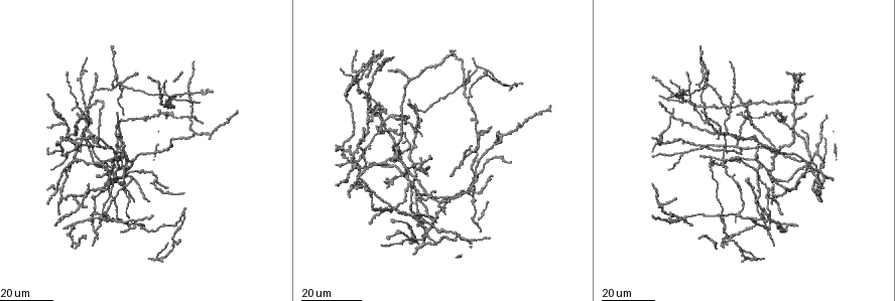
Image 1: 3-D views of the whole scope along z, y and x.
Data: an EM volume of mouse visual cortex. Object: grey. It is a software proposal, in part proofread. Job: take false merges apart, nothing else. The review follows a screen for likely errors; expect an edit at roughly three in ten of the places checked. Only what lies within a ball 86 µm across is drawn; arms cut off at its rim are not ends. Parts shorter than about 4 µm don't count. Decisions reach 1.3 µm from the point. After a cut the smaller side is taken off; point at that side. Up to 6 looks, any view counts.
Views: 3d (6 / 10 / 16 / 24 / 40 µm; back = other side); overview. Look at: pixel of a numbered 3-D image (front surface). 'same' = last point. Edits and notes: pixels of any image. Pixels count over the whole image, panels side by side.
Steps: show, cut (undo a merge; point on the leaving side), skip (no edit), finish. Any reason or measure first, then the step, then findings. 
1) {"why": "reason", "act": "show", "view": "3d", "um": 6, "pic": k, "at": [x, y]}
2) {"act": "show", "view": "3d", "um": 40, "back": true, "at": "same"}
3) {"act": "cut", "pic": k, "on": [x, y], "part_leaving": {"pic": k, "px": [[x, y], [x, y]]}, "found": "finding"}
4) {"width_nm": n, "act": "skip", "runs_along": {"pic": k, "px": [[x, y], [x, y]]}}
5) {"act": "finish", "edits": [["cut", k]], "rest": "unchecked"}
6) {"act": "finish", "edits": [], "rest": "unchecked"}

{"why": "two arms in line, one across", "act": "show", "view": "3d", "um": 24, "pic": 1, "at": [408, 239]}

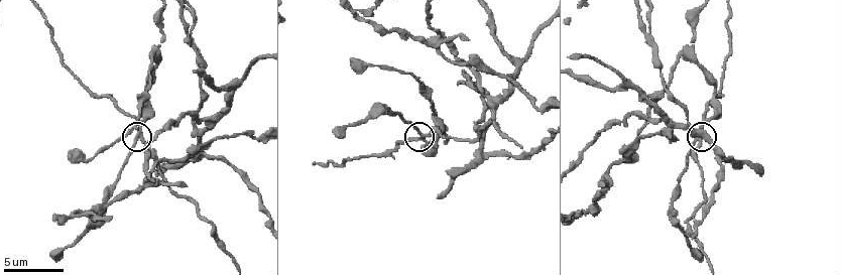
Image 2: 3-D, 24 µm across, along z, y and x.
{"why": "zoom in", "act": "show", "view": "3d", "um": 10, "pic": 2, "at": [138, 137]}

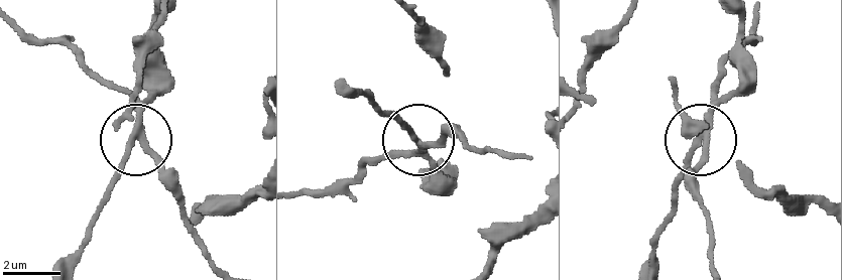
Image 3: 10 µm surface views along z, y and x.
{"act": "cut", "pic": 3, "on": [155, 160], "part_leaving": {"pic": 3, "px": [[422, 152], [392, 152], [342, 183], [298, 190]]}, "found": "two cells meet here"}

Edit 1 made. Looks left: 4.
{"why": "see it whole again", "act": "show", "view": "overview"}

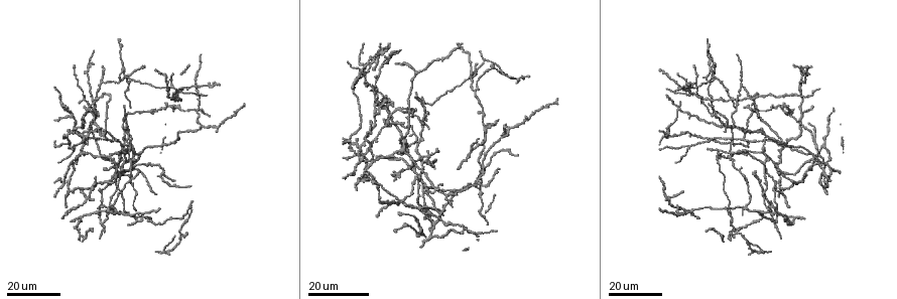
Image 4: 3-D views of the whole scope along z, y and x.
{"why": "thick turns thin", "act": "show", "view": "3d", "um": 24, "pic": 4, "at": [115, 161]}

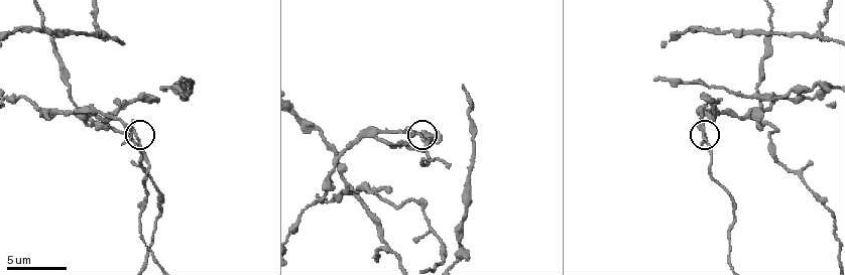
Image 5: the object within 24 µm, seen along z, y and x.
{"act": "show", "view": "3d", "um": 10, "pic": 5, "at": [136, 137]}

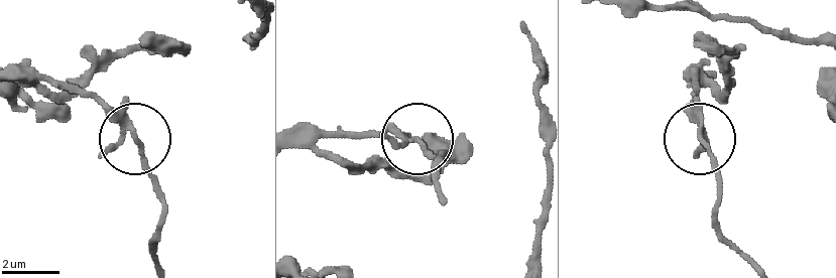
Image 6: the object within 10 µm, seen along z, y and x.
{"width_nm": 150, "act": "cut", "pic": 6, "on": [102, 154], "part_leaving": {"pic": 6, "px": [[122, 115], [165, 214], [158, 257]]}, "found": "a second cell is stuck on"}

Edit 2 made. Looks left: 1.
{"act": "finish", "edits": [["cut", 3], ["cut", 6]], "rest": "unchecked"}

